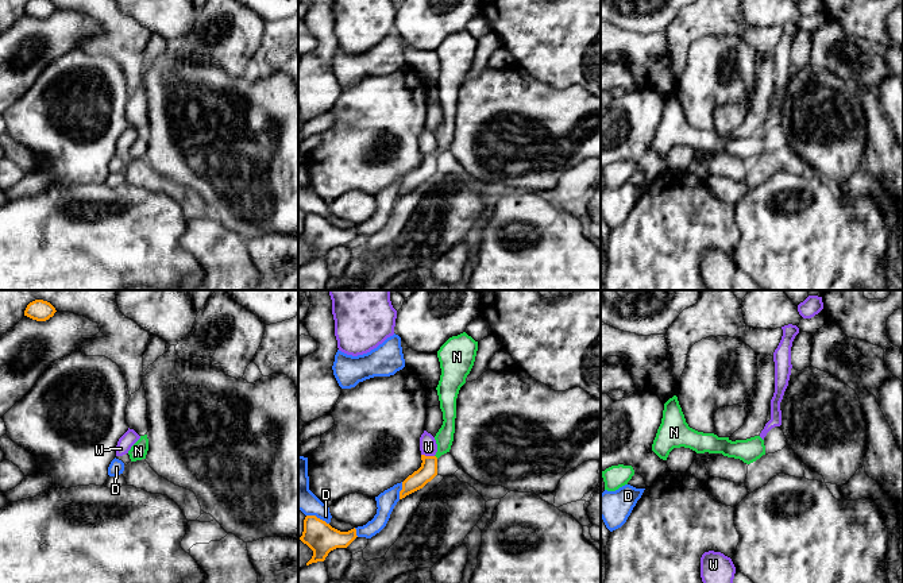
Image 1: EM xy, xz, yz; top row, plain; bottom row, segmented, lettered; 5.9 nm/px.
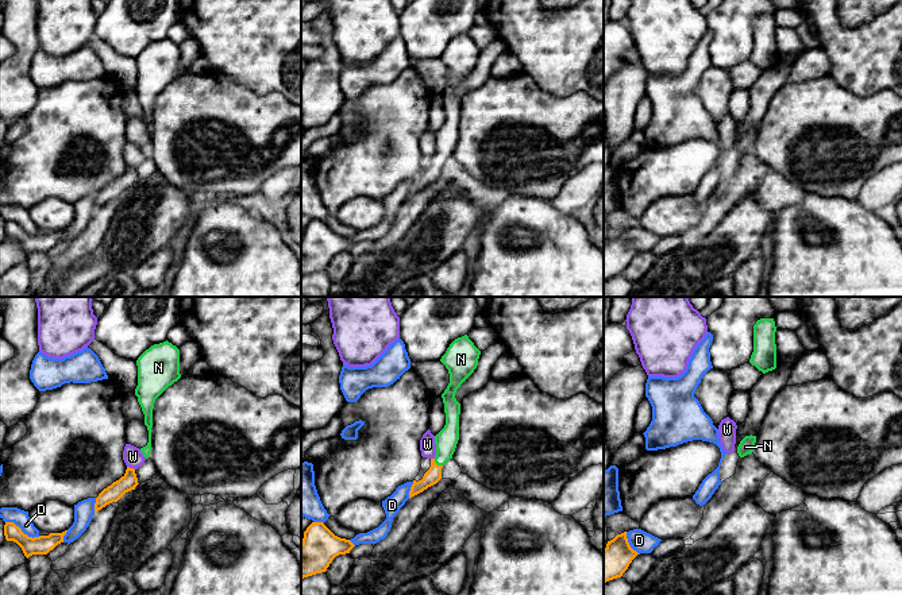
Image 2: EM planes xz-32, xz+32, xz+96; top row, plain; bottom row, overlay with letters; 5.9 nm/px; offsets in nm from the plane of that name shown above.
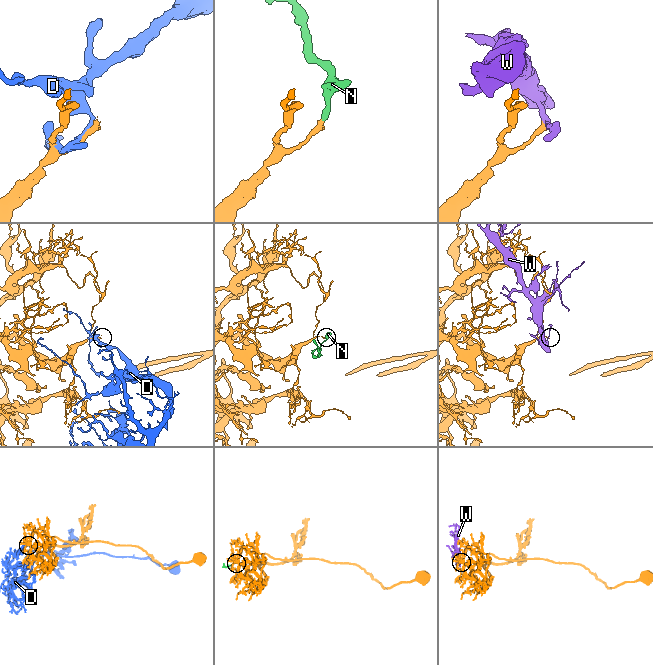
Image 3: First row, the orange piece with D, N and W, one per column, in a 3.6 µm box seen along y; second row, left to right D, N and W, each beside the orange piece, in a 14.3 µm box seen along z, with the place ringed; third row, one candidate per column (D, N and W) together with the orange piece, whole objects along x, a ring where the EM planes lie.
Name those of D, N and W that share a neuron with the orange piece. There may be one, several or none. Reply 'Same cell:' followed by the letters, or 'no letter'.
Same cell: N

